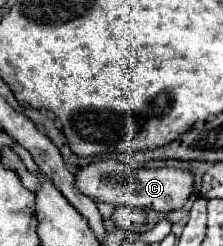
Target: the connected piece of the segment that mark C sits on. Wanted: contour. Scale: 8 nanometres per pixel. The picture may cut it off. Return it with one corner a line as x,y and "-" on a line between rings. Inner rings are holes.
111,158
99,160
95,164
81,168
75,174
75,178
77,178
75,184
81,188
81,192
91,196
93,200
109,202
113,206
121,206
121,204
123,206
137,206
143,210
159,212
159,214
169,214
169,212
183,208
187,198
195,190
191,170
167,168
167,166
165,168
143,168
141,164
131,166
127,162
119,162
119,160
111,160

